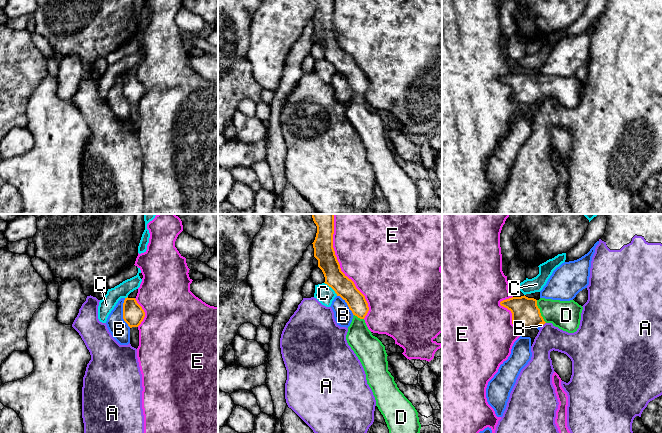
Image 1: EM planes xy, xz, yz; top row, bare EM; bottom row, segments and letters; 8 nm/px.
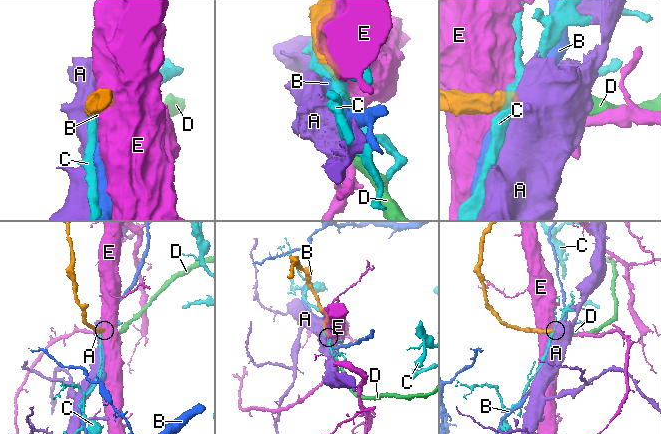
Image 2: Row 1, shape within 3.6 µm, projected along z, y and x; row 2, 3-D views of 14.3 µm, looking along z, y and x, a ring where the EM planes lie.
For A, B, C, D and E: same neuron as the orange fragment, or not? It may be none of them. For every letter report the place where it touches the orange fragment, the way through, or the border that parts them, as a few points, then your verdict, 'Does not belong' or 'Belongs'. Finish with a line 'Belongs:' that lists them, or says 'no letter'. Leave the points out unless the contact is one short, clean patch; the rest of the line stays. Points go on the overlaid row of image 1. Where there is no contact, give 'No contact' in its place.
A: Touches orange at yz (544, 323). Boundary: yz (545, 322), (543, 325). Does not belong
B: Touches orange at xy (123, 313). Boundary: xy (124, 298), (123, 320), (130, 327). Does not belong
C: Touches orange at xz (331, 287). Boundary: xz (324, 282), (337, 295). Does not belong
D: Touches orange at yz (539, 311). Path across: yz (525, 313), (539, 311), (555, 311), (566, 315). Belongs
E: Touches orange at xz (339, 266). Does not belong
Belongs: D

